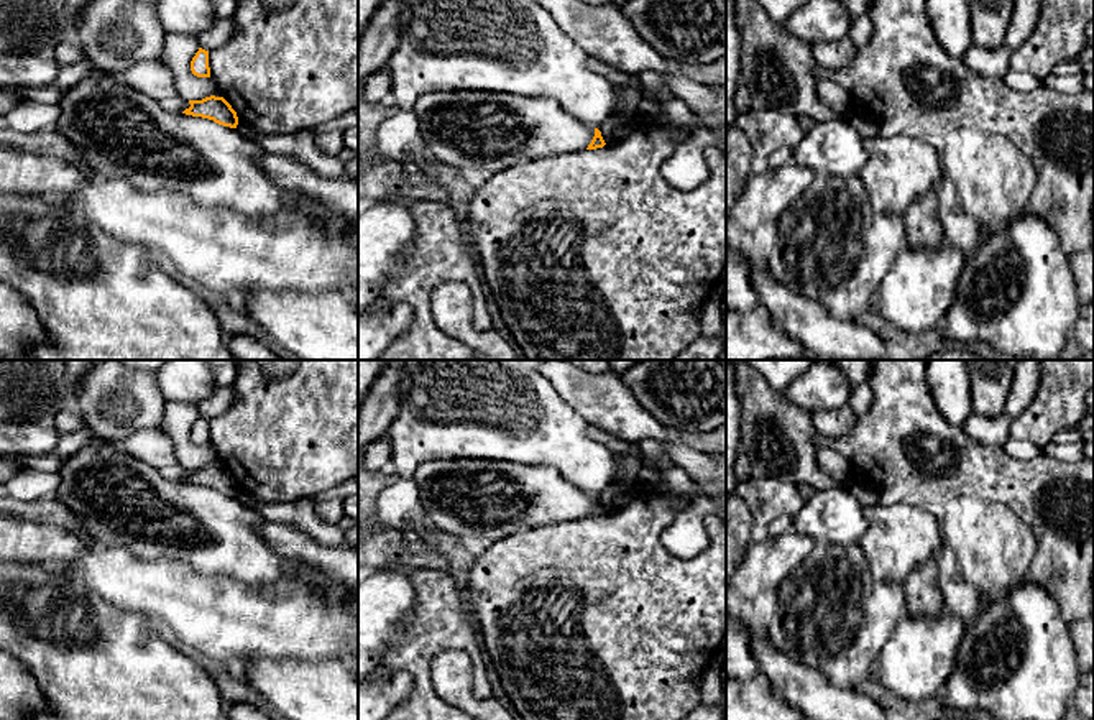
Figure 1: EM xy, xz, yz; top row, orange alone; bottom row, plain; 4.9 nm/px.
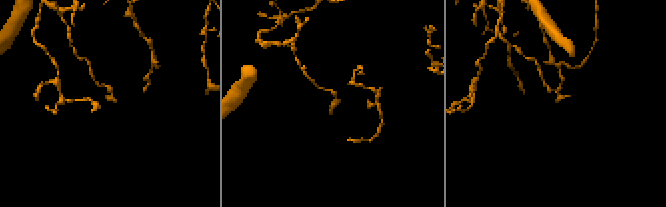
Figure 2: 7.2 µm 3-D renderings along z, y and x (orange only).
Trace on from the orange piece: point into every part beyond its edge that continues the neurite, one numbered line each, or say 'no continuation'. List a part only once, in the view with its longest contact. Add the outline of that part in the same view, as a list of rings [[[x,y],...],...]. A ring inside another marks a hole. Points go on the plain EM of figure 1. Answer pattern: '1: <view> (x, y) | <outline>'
no continuation

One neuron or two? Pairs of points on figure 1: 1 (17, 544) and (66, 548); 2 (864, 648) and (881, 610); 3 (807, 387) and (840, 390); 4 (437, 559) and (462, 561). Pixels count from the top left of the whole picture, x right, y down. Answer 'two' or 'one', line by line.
1: one
2: one
3: one
4: two

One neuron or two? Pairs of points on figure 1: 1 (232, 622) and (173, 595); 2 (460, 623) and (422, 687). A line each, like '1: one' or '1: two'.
1: one
2: one

